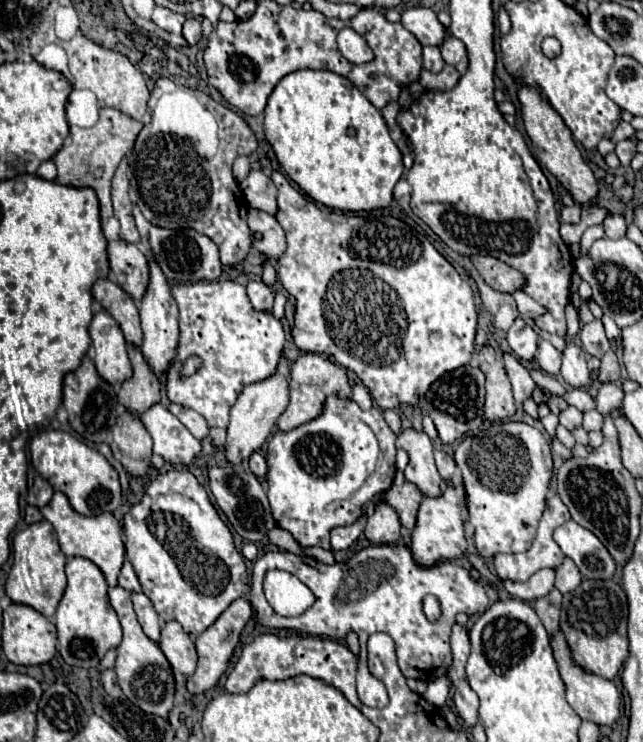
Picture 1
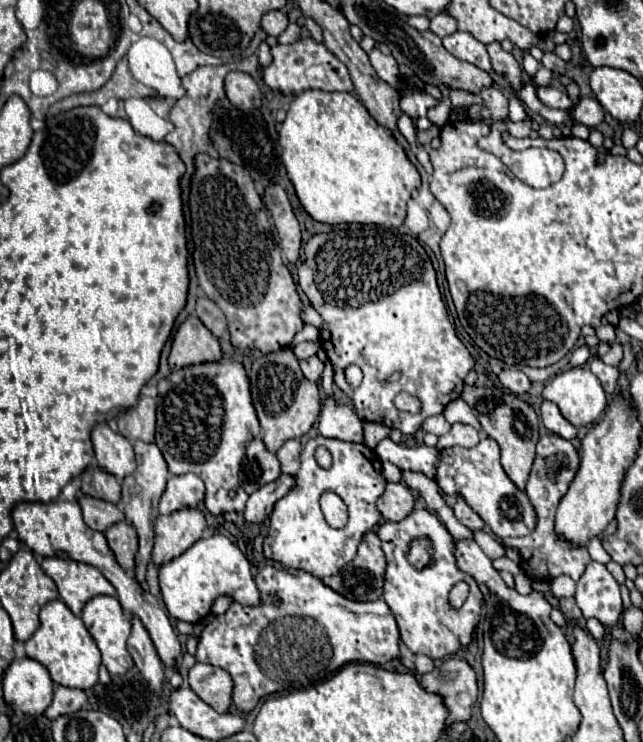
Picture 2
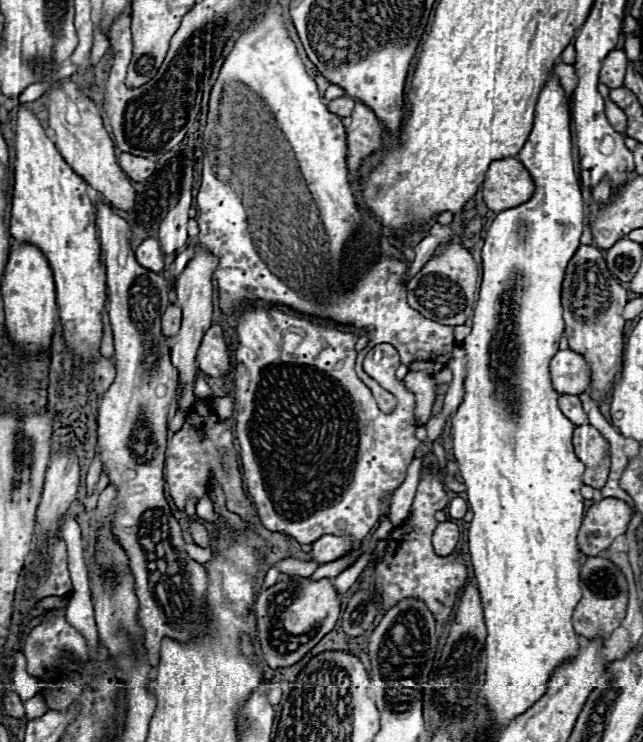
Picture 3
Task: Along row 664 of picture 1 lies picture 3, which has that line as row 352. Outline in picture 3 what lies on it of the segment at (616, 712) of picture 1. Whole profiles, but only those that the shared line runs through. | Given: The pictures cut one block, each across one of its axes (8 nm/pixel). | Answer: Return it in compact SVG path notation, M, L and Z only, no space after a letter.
M560 350L550 362L552 386L560 394L582 394L590 384L590 366L586 358L574 350Z

